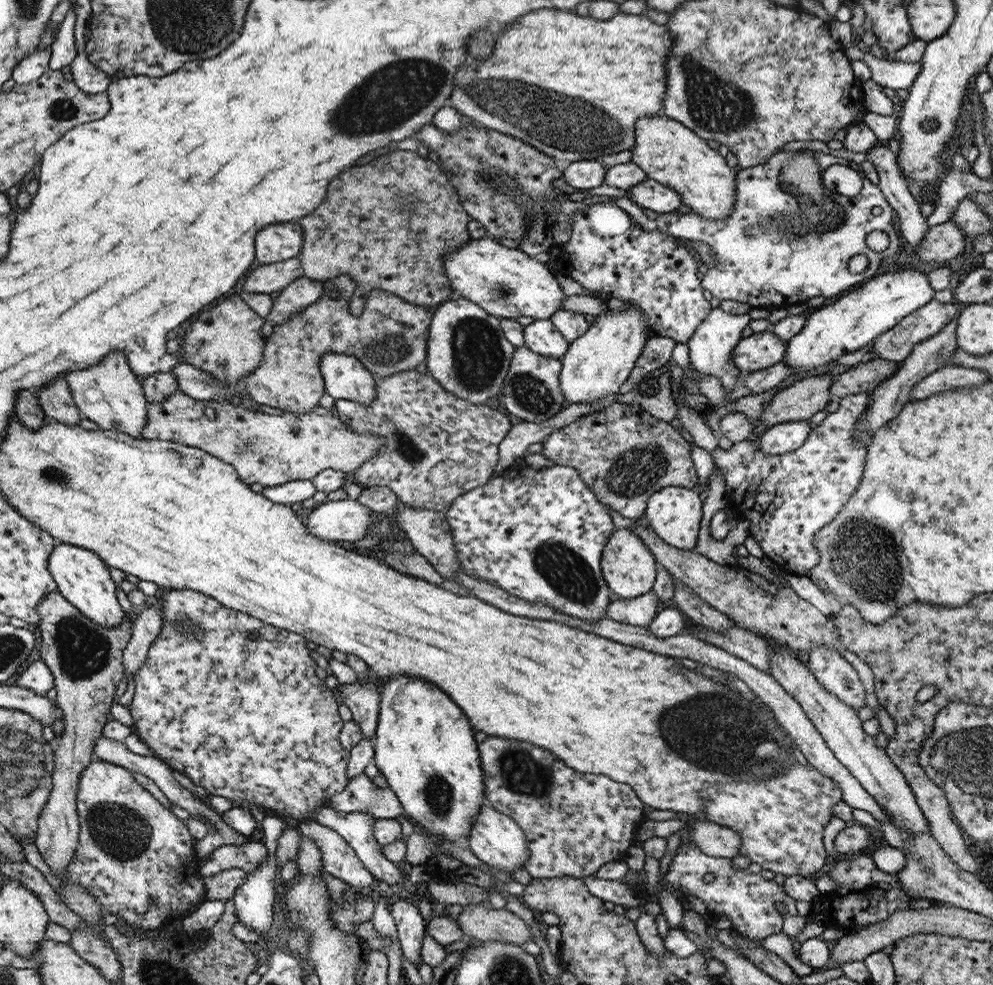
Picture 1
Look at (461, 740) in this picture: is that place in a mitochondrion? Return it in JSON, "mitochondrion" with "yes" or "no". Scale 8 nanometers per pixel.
{"mitochondrion":"no"}

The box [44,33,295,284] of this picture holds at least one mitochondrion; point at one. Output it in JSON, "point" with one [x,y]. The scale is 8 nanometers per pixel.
{"point":[61,109]}

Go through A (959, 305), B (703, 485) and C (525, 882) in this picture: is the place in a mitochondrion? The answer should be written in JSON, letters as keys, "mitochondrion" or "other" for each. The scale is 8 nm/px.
{"A":"other","B":"other","C":"other"}

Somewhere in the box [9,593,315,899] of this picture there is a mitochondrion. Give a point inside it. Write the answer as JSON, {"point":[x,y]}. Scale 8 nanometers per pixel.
{"point":[119,832]}

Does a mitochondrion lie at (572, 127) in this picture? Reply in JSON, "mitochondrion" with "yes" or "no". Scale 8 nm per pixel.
{"mitochondrion":"yes"}

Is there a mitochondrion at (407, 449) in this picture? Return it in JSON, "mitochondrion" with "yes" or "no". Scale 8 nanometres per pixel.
{"mitochondrion":"yes"}

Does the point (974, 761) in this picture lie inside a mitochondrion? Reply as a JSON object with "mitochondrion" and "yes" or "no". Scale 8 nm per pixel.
{"mitochondrion":"yes"}

